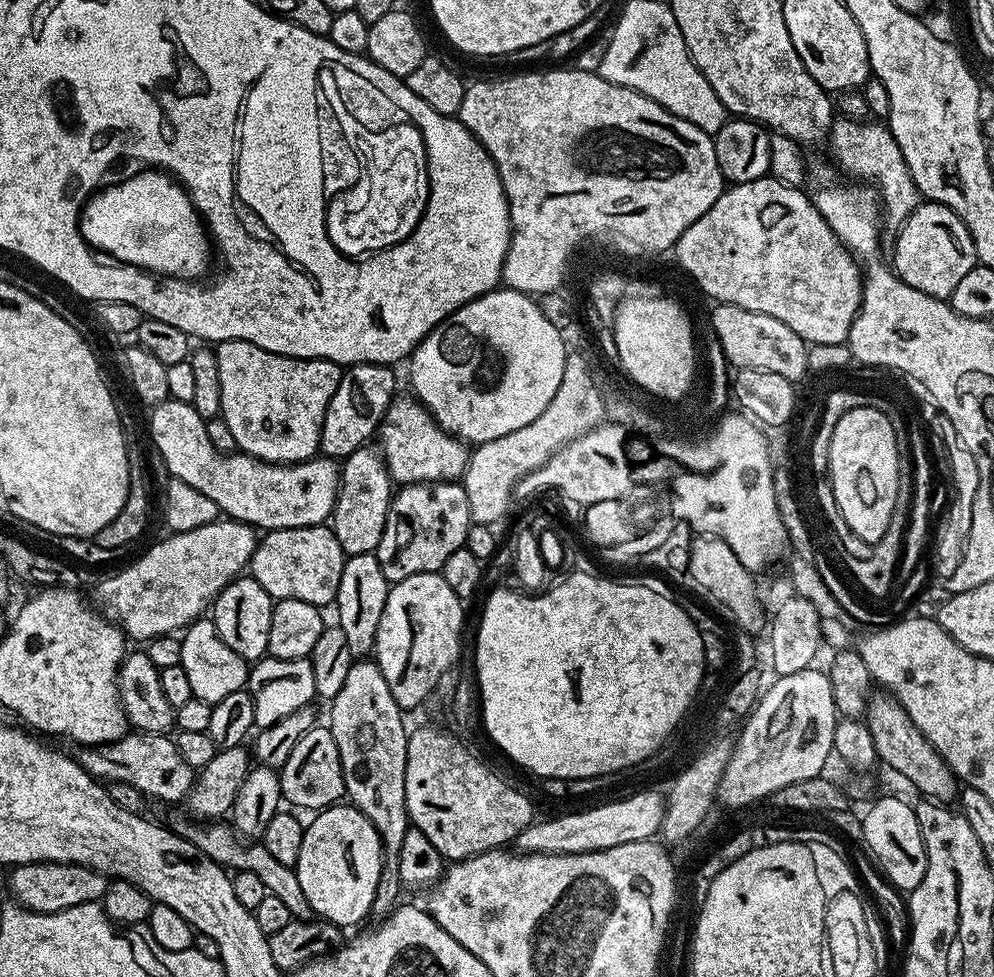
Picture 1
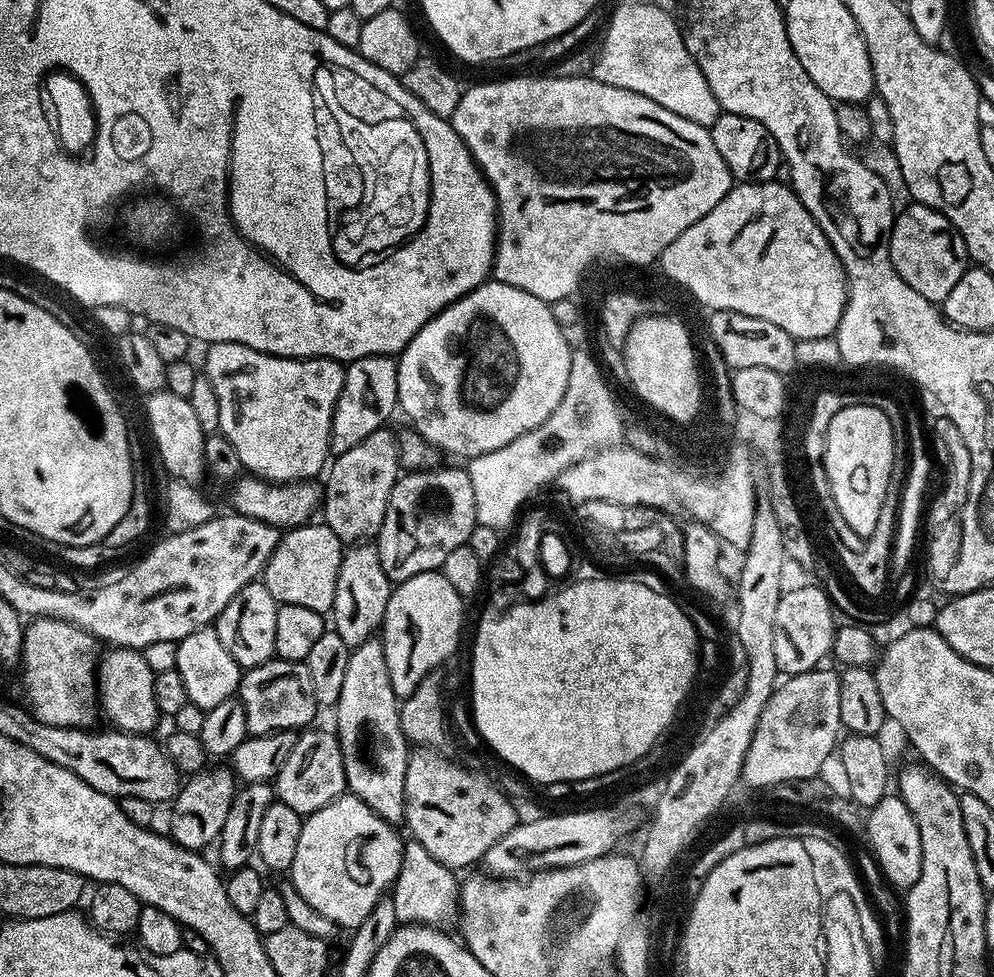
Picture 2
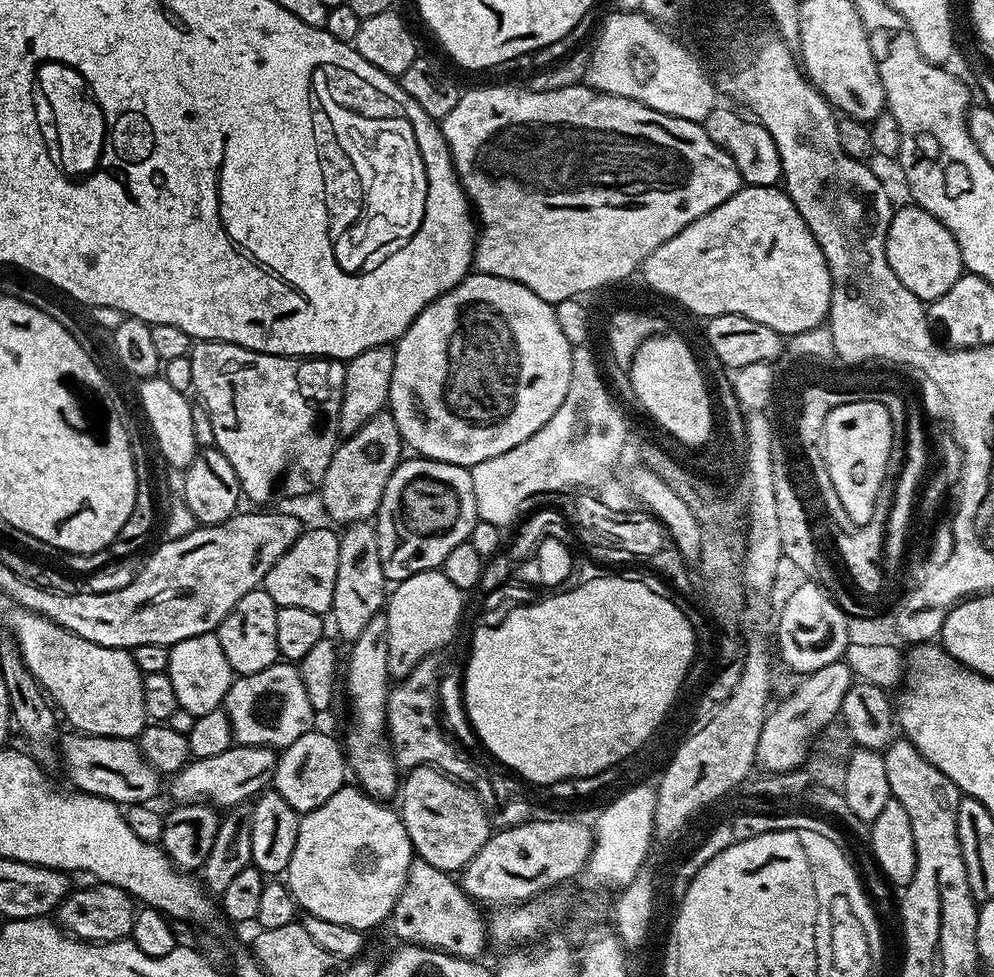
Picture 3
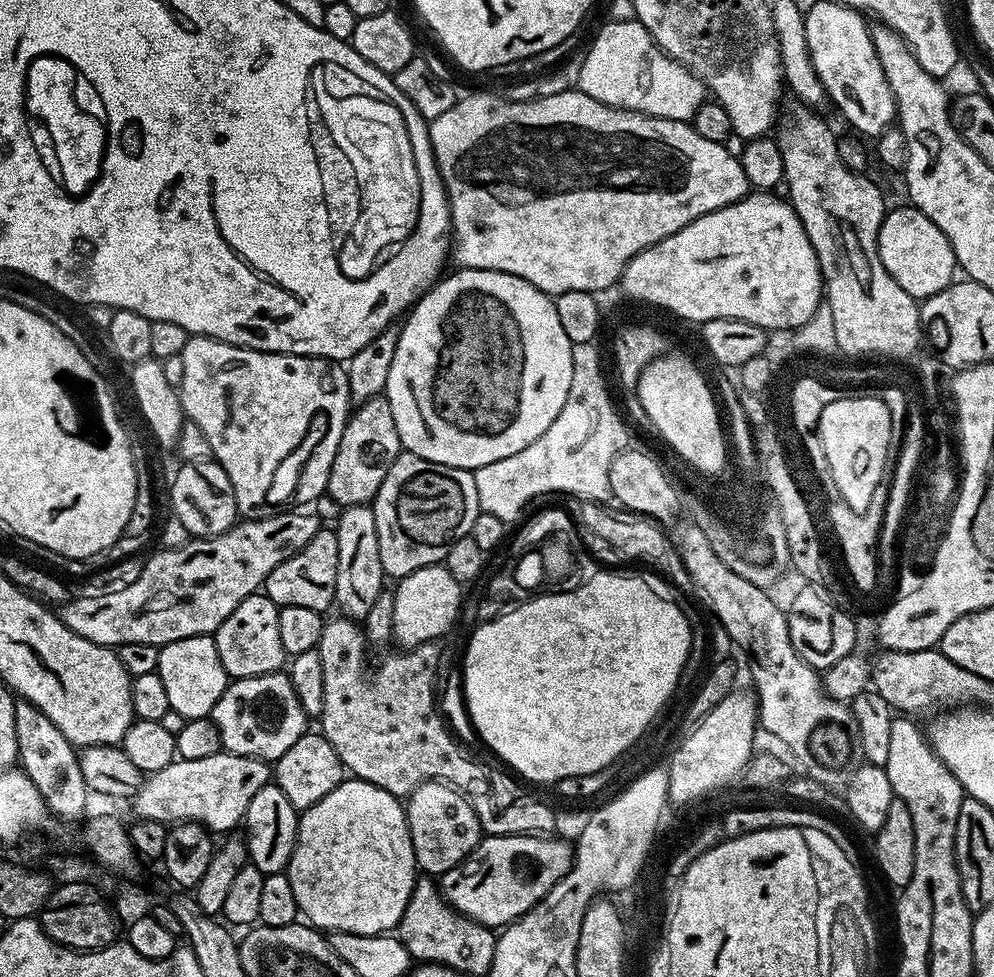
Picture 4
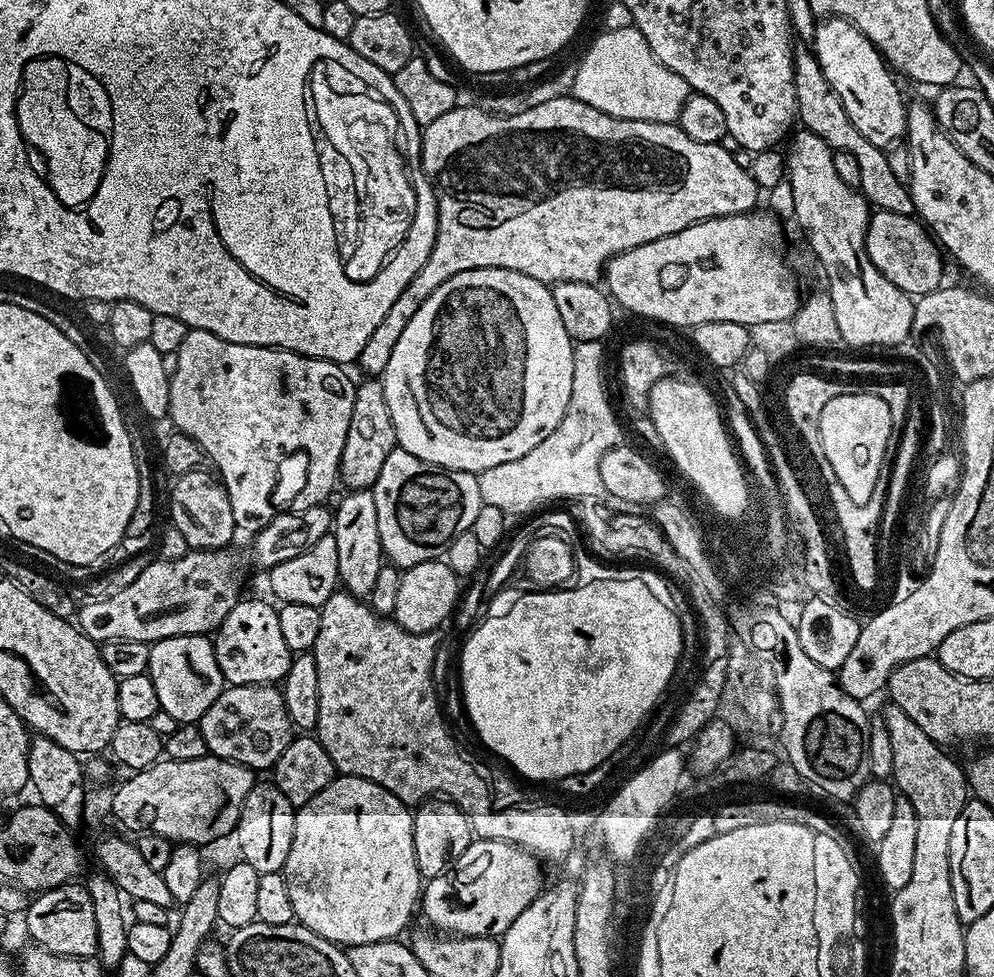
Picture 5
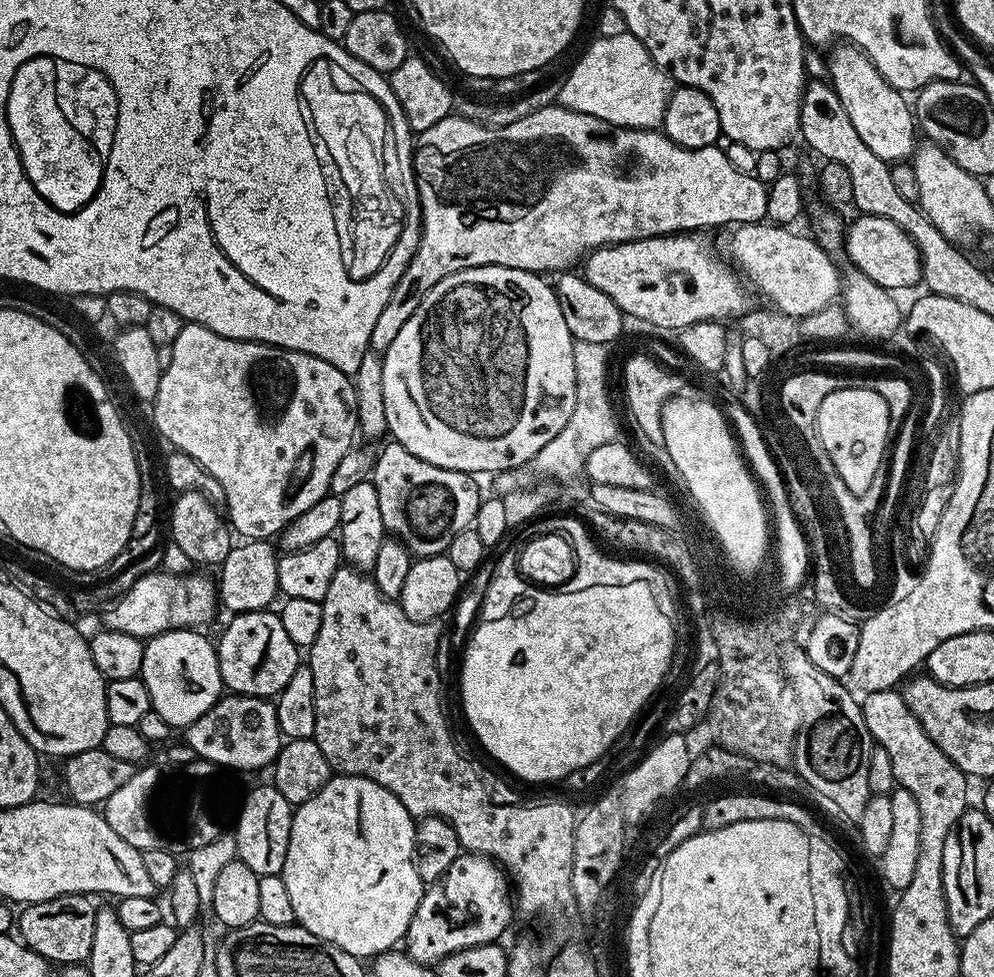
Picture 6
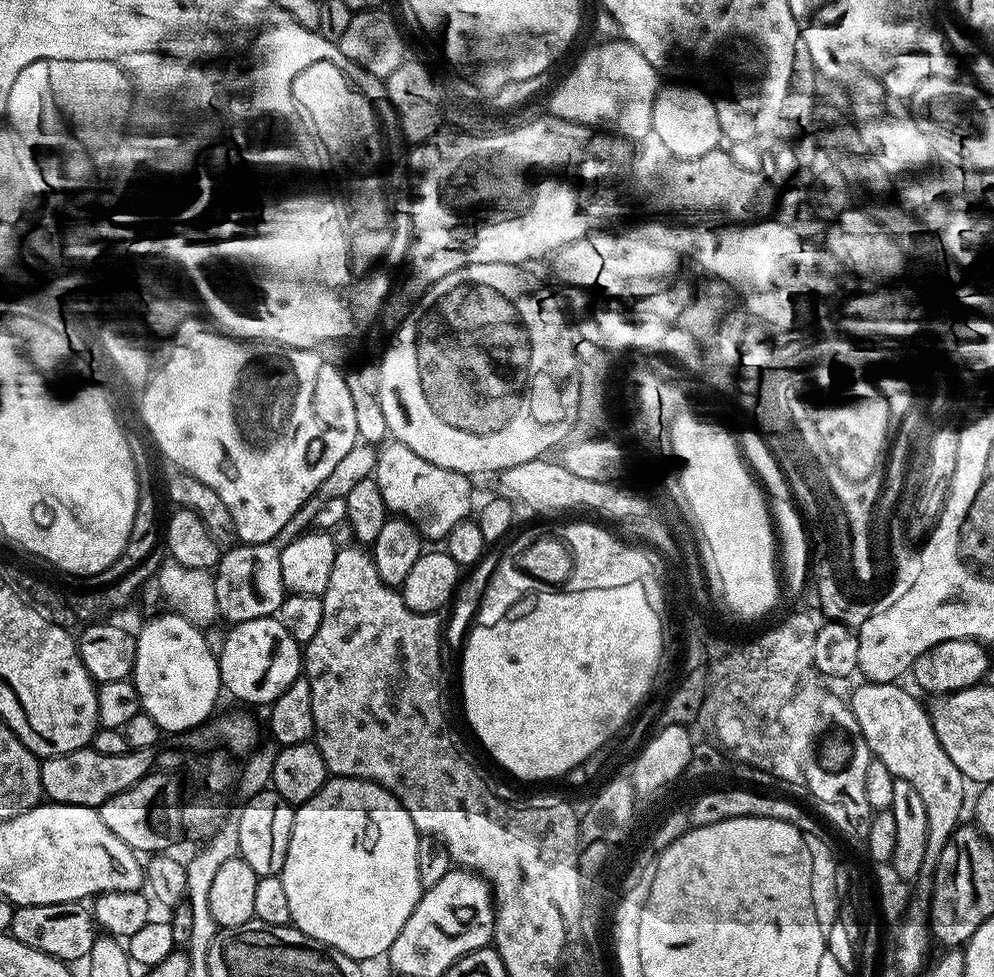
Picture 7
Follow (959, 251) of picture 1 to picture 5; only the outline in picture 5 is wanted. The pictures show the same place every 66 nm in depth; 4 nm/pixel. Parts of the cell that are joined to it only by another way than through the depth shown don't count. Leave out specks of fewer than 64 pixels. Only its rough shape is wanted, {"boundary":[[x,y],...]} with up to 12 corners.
{"boundary":[[873,211],[864,253],[913,298],[941,287],[945,257],[915,215]]}

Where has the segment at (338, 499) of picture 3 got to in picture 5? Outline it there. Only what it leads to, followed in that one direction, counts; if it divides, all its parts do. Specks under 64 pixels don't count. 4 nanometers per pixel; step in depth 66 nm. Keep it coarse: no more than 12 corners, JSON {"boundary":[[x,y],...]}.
{"boundary":[[384,384],[356,387],[339,481],[371,489],[397,447]]}

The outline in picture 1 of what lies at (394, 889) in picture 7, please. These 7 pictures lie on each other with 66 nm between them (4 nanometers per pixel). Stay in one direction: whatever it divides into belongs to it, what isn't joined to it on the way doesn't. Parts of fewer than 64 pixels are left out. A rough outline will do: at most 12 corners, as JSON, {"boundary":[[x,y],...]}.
{"boundary":[[344,802],[317,811],[295,866],[321,921],[371,913],[380,835]]}

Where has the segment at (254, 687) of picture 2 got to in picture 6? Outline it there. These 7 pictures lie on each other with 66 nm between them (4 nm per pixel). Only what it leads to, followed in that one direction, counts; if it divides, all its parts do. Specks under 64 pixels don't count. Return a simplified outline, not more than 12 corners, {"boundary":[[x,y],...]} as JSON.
{"boundary":[[225,695],[183,743],[220,768],[267,769],[284,745],[275,703]]}

